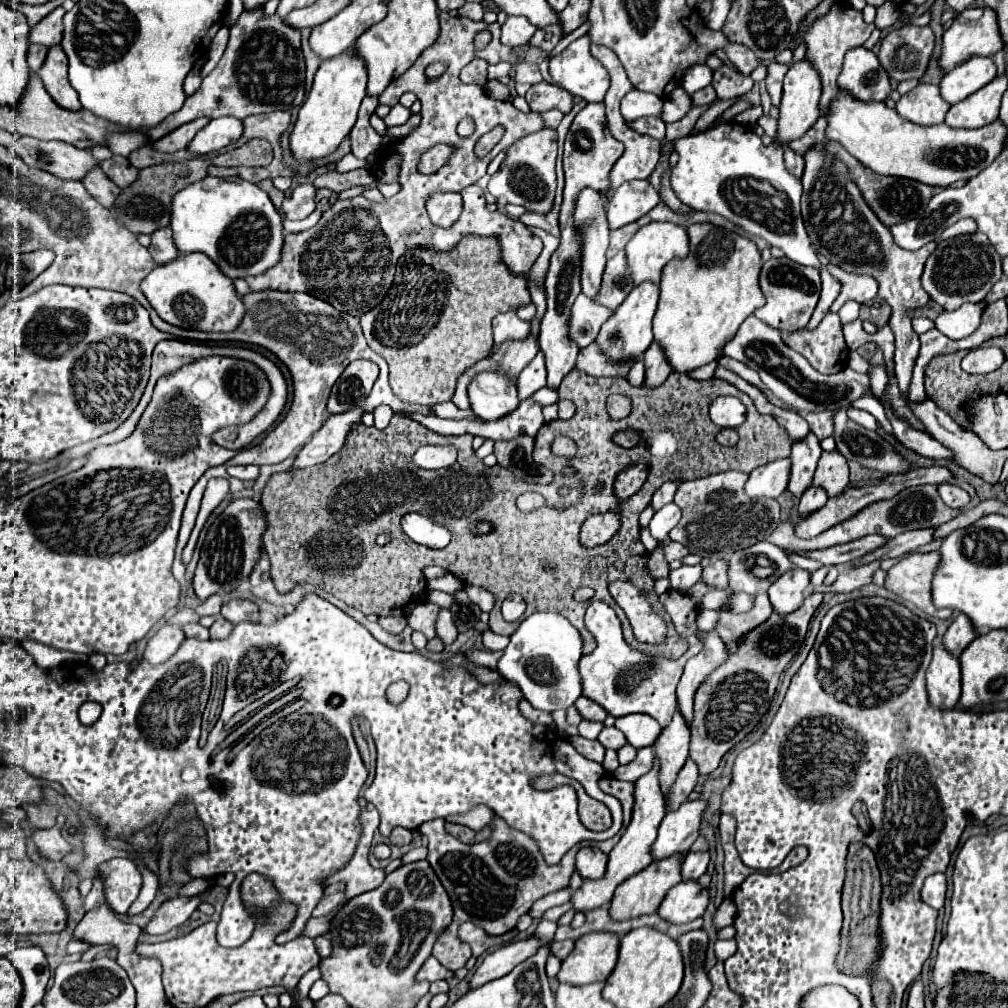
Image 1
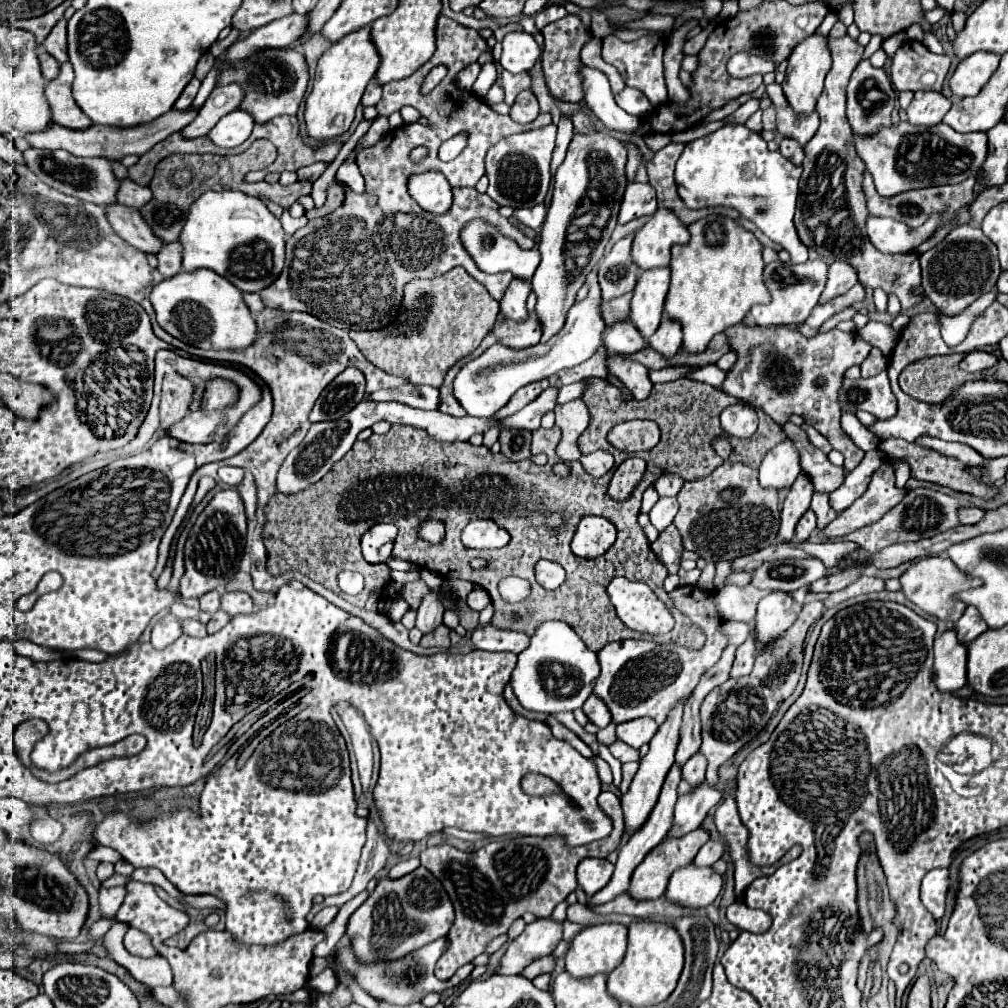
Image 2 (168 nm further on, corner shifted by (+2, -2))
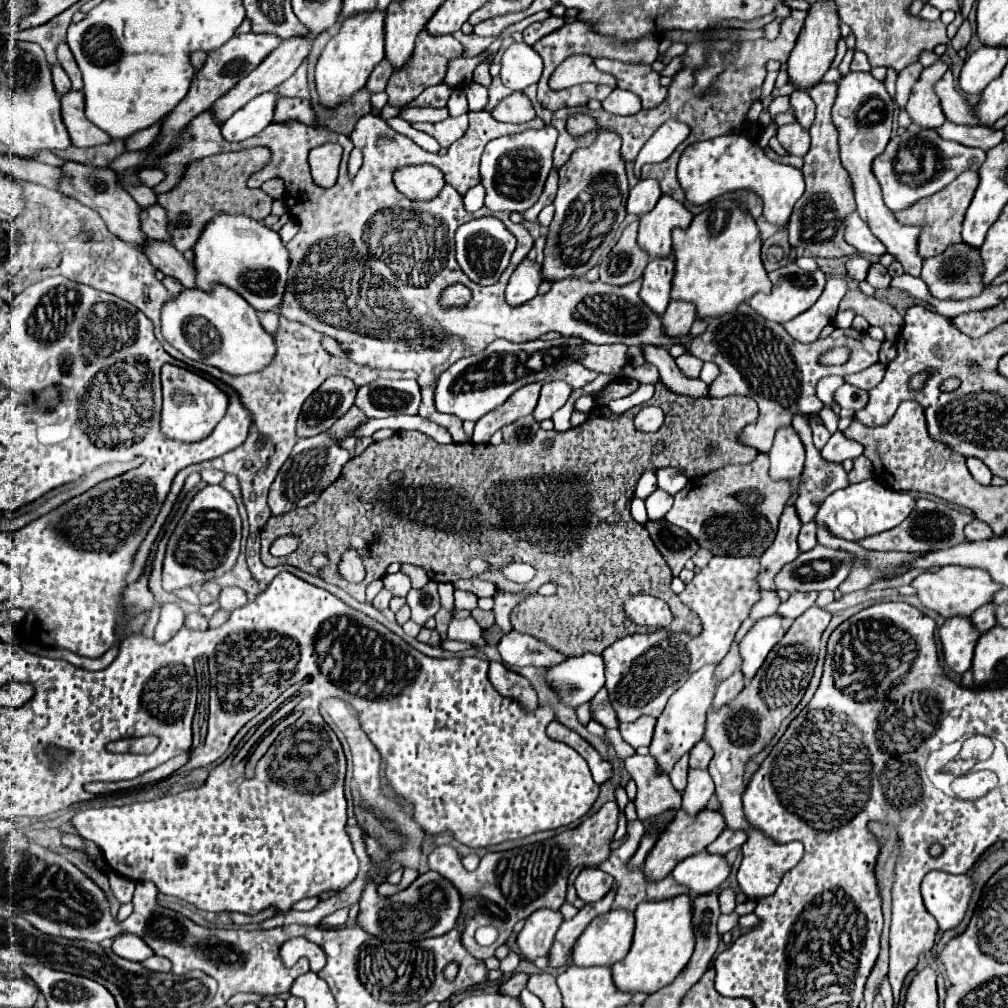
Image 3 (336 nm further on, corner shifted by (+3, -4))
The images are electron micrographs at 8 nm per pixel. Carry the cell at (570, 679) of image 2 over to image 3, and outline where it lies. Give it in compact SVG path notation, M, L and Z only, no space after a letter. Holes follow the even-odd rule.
M583 653L567 657L561 665L543 667L545 683L559 695L559 701L567 707L579 707L593 699L593 695L605 685L601 655Z

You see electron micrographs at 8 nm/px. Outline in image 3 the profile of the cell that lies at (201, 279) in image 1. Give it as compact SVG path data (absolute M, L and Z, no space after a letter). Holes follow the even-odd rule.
M213 285L211 291L183 289L177 297L165 301L161 307L161 331L185 357L219 367L231 375L259 371L275 355L273 337L261 327L255 309L225 285Z

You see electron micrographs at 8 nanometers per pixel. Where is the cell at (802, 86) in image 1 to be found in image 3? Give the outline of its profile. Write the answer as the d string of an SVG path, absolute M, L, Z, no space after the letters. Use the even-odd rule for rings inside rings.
M817 1L809 7L805 25L801 29L801 35L797 39L797 45L793 47L793 53L789 55L787 61L787 75L789 75L789 85L793 85L797 91L809 91L813 85L817 85L823 75L829 71L831 61L835 57L835 47L839 41L839 17L837 17L837 7L833 7L833 1Z

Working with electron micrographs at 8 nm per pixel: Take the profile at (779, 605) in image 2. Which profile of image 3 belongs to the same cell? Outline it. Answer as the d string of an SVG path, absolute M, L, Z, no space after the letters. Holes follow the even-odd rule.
M777 613L763 617L763 619L755 621L755 625L749 629L749 633L739 643L739 651L743 657L741 671L745 675L745 683L749 683L749 679L753 679L757 669L763 665L767 653L783 639L783 635L789 627L785 621L787 619Z

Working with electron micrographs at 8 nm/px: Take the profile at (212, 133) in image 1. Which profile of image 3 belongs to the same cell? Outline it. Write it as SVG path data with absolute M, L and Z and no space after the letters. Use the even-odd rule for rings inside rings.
M263 93L255 99L251 99L245 107L235 111L223 125L221 135L225 141L239 143L243 139L249 139L263 131L273 121L273 109L275 109L277 93Z

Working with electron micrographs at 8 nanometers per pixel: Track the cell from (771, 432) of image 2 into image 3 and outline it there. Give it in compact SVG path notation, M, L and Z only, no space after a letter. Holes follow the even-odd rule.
M661 381L655 385L655 395L647 405L657 405L665 411L665 421L655 433L643 433L635 429L633 419L641 407L633 407L621 415L613 415L611 409L593 409L583 425L563 433L555 429L539 429L533 441L521 447L511 447L507 443L501 443L497 447L477 443L441 445L419 431L397 431L393 437L369 445L361 457L347 461L343 465L341 477L337 477L337 481L329 485L313 505L293 509L293 513L283 513L283 517L271 515L261 531L261 561L267 567L293 565L307 573L321 575L323 581L341 587L357 601L365 601L367 585L375 579L383 579L387 565L393 561L419 565L429 573L429 577L439 583L455 583L455 579L473 577L473 573L465 567L471 557L485 557L485 561L493 565L505 565L519 559L533 565L537 571L529 583L521 585L507 581L497 571L485 573L483 579L493 583L499 591L527 593L525 601L521 601L511 611L513 629L533 635L535 639L545 641L551 649L561 649L565 655L579 655L587 651L599 655L605 647L625 635L645 633L647 629L637 627L627 619L623 611L623 601L633 593L649 593L653 597L661 597L673 611L673 623L669 629L697 635L701 633L699 617L689 607L683 607L679 597L669 589L669 583L673 579L671 569L653 545L647 529L633 519L631 499L639 477L649 469L657 471L661 467L675 467L685 473L687 479L691 479L707 475L729 463L747 465L749 461L755 461L759 451L749 449L749 445L741 445L739 433L743 433L743 427L747 423L757 421L759 409L753 399L737 395L721 399L709 395L681 397L667 389ZM545 439L553 439L553 445L549 449L541 449L541 441ZM659 443L663 445L663 451L655 453L653 449ZM705 445L715 447L711 455L705 455ZM395 471L403 473L403 479L391 483L389 475ZM341 507L349 507L353 513L349 525L337 523L337 513ZM285 535L299 539L297 551L285 557L273 557L269 553L271 543ZM317 549L329 555L331 565L325 571L315 571L309 565L309 557ZM349 549L357 551L363 559L367 575L361 583L349 583L339 575L339 561ZM547 581L555 581L559 585L553 597L543 597L537 593L537 589Z

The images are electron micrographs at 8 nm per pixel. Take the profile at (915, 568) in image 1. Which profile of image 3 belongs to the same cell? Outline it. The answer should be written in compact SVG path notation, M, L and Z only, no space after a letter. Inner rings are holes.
M945 565L935 571L923 571L917 579L911 581L911 585L917 589L919 601L931 609L943 615L945 619L951 617L971 617L971 613L979 607L991 601L993 593L999 591L999 583L995 583L987 571L983 569L969 569L961 565Z

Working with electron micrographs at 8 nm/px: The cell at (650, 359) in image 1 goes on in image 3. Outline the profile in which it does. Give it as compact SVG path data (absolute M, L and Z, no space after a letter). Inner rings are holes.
M671 301L667 311L661 317L663 323L663 333L667 337L681 339L689 333L691 325L695 321L695 307L685 301Z

